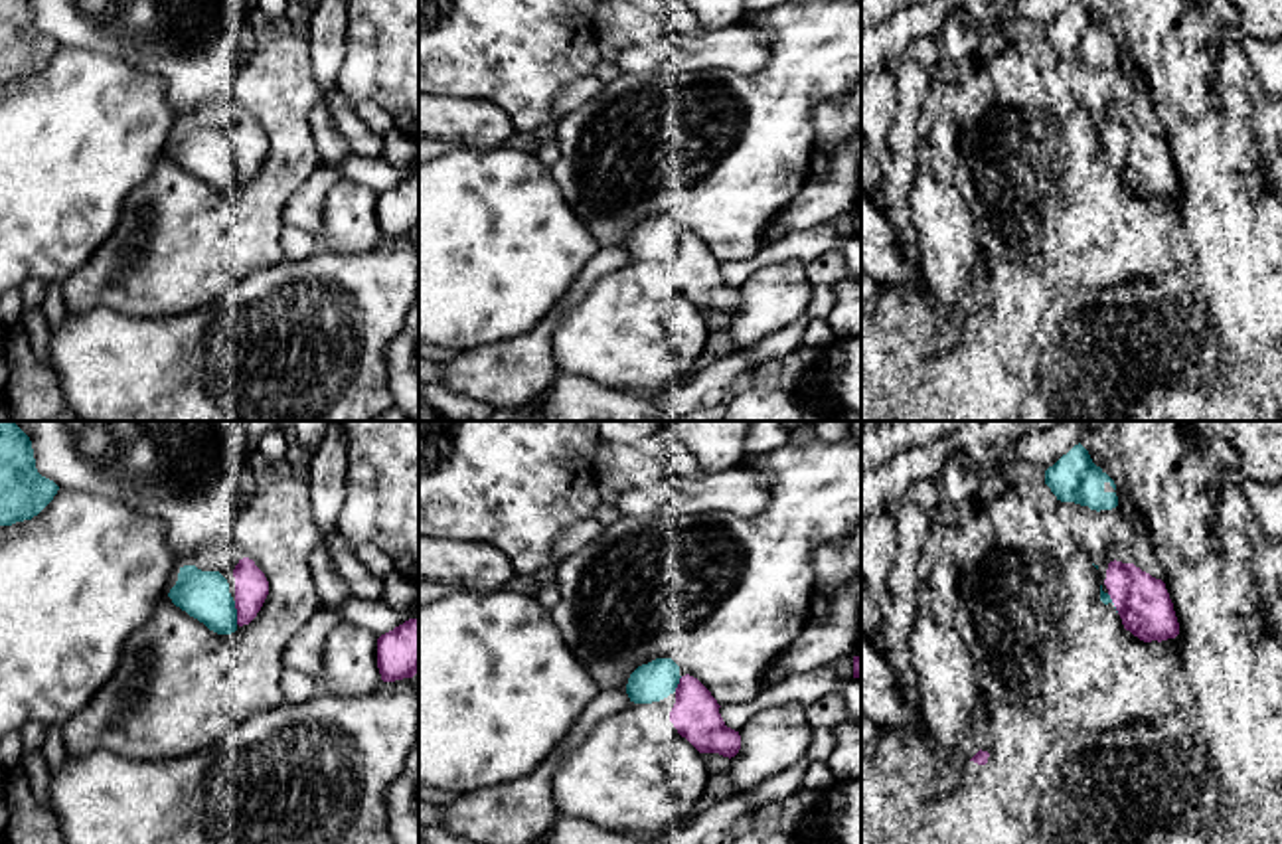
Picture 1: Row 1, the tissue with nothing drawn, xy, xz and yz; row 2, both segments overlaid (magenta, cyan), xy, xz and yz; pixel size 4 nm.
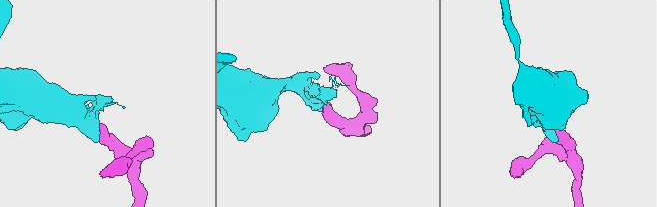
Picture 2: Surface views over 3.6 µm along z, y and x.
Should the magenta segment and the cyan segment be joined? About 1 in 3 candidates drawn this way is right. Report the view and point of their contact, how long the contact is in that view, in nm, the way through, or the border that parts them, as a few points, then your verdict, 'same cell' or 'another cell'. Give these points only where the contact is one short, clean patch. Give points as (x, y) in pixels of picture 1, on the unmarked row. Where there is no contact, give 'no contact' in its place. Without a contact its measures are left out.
meets magenta in xy at (238, 170); contact 100 nm long; same cell

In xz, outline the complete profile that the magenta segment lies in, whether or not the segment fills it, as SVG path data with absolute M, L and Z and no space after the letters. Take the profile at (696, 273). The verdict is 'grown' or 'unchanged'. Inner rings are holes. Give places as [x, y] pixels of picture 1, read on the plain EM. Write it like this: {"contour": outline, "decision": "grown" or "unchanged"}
{"contour": "M656 215L638 223L626 241L634 261L652 261L676 253L670 279L699 310L735 314L741 306L739 289L725 283L719 261L711 249L693 233L680 231L672 215Z", "decision": "grown"}

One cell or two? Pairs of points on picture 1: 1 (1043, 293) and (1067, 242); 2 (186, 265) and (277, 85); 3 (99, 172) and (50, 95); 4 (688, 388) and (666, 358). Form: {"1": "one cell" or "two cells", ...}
{"1": "two cells", "2": "one cell", "3": "one cell", "4": "two cells"}

